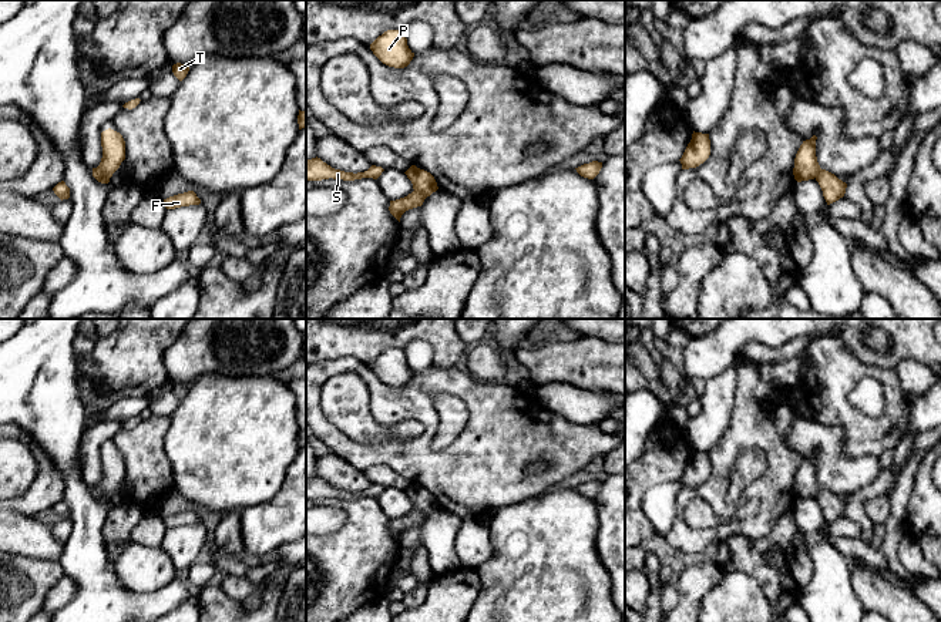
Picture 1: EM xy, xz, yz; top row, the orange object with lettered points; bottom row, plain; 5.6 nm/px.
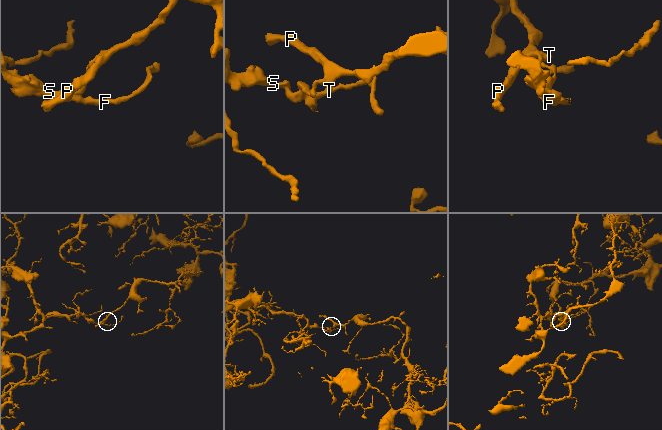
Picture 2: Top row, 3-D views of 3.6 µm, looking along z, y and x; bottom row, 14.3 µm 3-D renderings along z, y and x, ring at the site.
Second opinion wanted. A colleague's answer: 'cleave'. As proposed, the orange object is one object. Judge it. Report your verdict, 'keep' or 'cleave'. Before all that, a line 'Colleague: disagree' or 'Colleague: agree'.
Colleague: agree
cleave

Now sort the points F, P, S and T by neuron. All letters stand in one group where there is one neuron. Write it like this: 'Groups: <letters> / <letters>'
Groups: F S / P T

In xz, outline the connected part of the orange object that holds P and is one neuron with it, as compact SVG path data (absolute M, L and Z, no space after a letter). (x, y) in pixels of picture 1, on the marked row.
M403 30L384 31L370 44L370 50L383 64L394 68L407 67L414 57Z

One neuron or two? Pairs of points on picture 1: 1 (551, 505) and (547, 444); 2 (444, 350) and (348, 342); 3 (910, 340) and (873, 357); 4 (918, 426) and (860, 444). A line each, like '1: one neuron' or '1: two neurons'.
1: two neurons
2: one neuron
3: one neuron
4: two neurons

